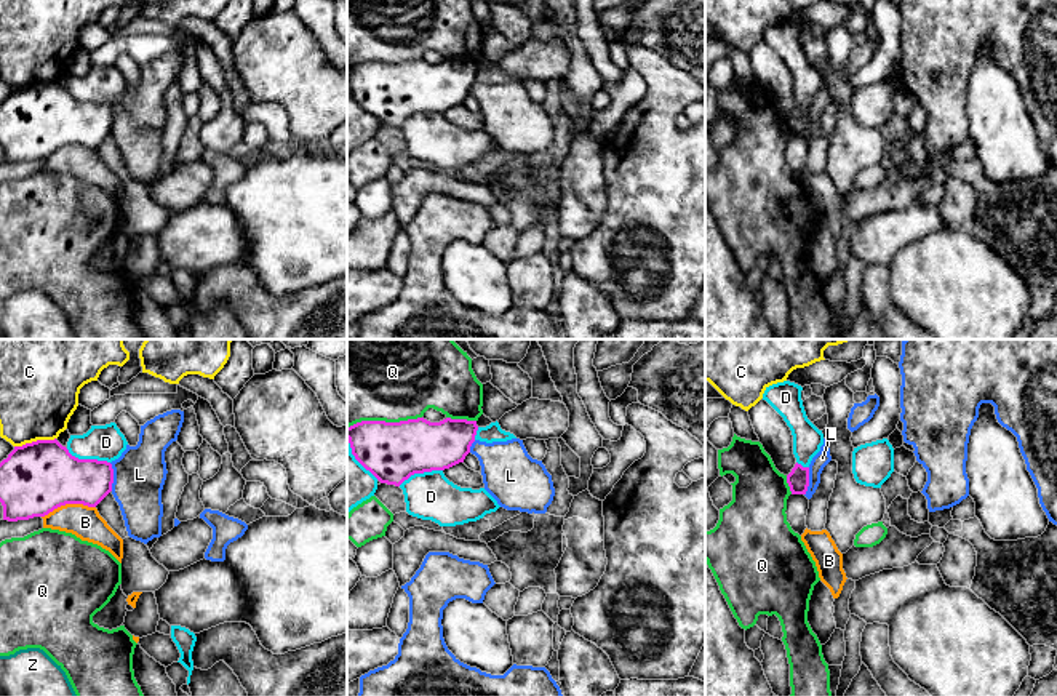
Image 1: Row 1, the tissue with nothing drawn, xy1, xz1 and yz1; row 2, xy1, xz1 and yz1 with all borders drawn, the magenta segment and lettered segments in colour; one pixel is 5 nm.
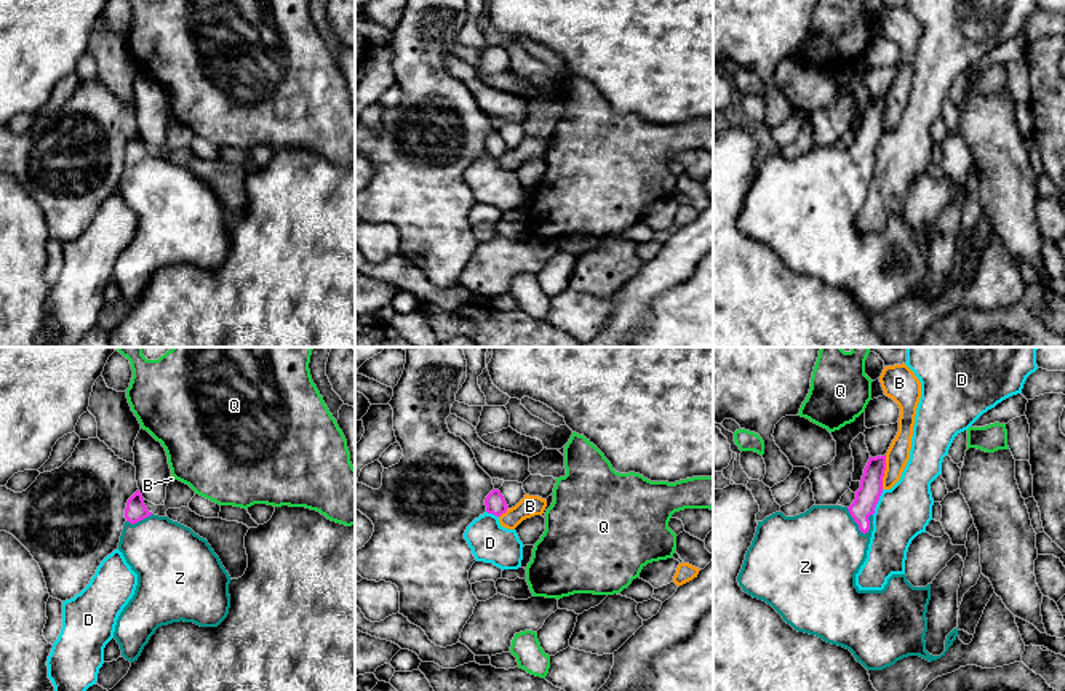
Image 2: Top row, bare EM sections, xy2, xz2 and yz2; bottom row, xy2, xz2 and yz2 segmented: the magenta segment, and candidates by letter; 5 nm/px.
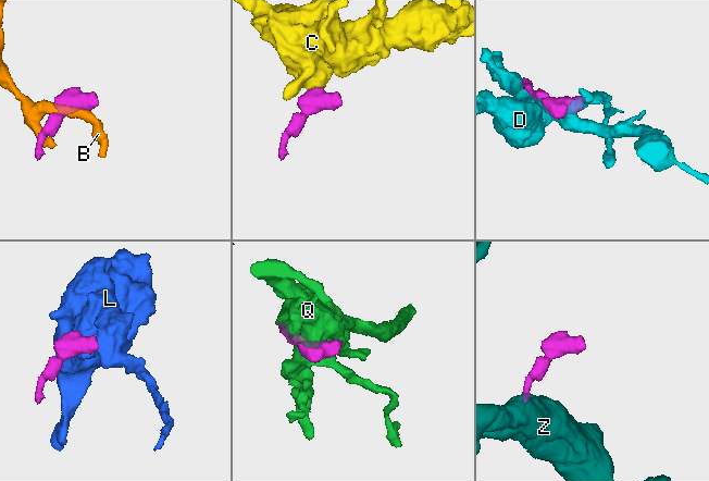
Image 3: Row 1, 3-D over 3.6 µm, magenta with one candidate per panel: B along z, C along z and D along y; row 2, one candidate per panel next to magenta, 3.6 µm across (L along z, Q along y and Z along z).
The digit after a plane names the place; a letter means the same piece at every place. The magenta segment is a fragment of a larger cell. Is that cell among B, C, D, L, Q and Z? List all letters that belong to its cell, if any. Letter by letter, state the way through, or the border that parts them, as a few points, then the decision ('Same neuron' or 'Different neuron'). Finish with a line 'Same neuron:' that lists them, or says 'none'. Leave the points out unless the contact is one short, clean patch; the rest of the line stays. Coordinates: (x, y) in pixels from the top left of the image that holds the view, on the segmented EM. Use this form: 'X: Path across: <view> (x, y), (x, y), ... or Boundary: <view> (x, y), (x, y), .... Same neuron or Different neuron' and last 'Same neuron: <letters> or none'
B: Different neuron
C: Boundary: xy1 (55, 437), (15, 447). Different neuron
D: Different neuron
L: Boundary: xy1 (109, 463), (112, 469), (112, 490). Different neuron
Q: Different neuron
Z: Path across: yz2 (867, 496), (854, 520), (817, 554). Same neuron
Same neuron: Z

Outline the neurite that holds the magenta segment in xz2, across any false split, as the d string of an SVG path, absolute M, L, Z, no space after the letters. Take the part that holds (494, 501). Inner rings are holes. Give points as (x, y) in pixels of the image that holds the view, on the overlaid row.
M493 489L485 499L486 512L501 517L509 505L499 489Z

